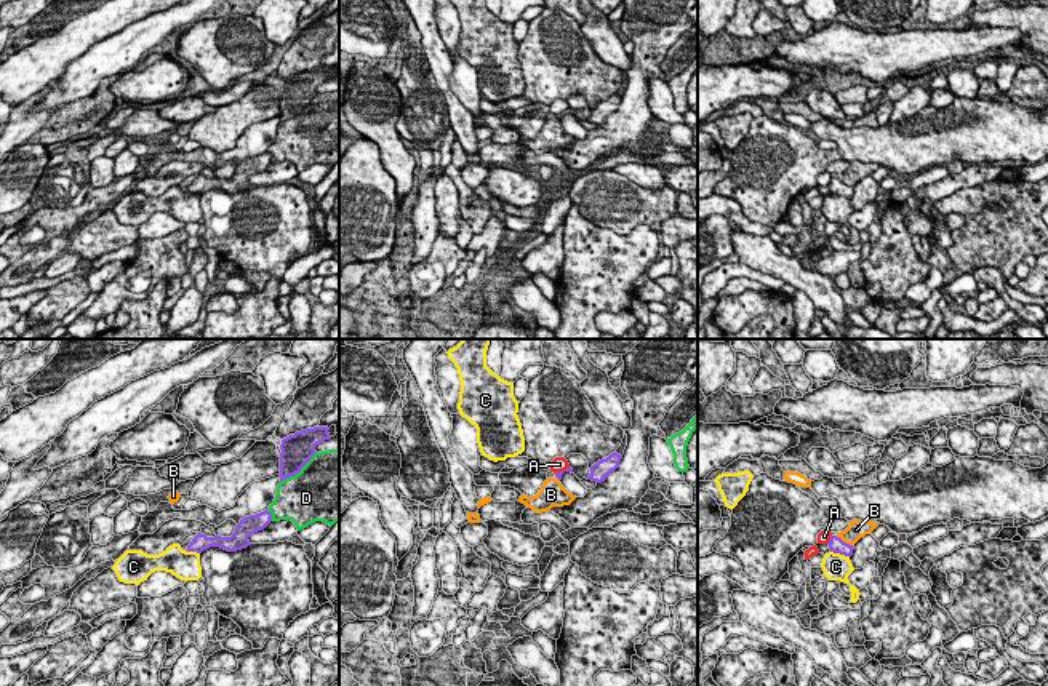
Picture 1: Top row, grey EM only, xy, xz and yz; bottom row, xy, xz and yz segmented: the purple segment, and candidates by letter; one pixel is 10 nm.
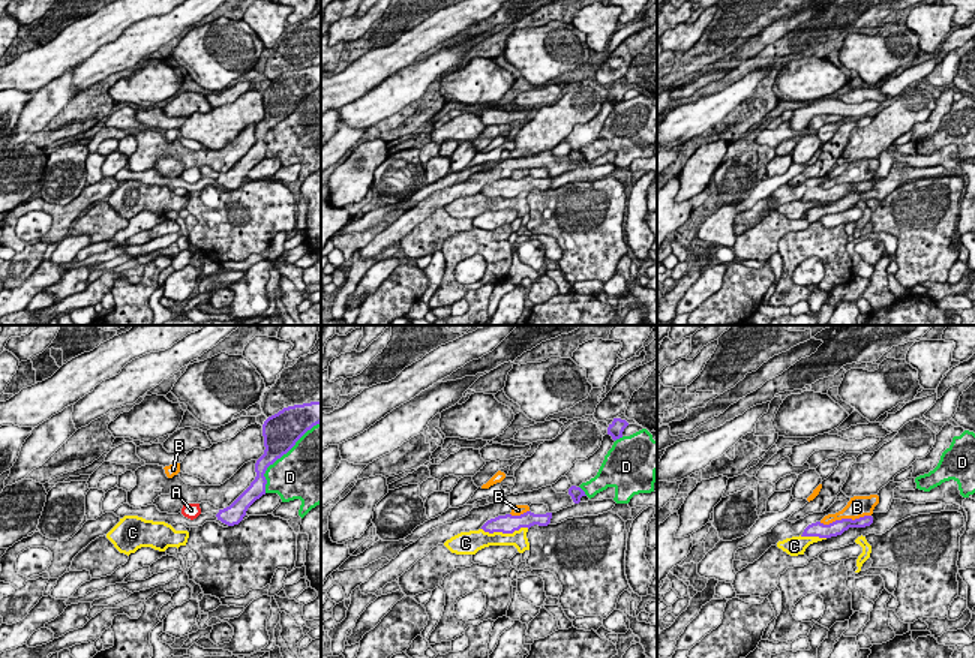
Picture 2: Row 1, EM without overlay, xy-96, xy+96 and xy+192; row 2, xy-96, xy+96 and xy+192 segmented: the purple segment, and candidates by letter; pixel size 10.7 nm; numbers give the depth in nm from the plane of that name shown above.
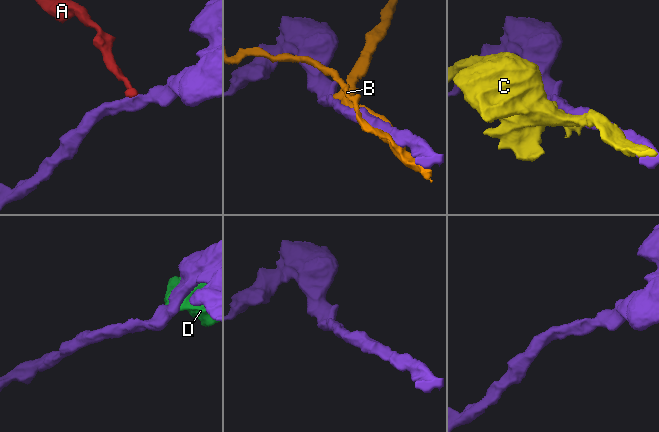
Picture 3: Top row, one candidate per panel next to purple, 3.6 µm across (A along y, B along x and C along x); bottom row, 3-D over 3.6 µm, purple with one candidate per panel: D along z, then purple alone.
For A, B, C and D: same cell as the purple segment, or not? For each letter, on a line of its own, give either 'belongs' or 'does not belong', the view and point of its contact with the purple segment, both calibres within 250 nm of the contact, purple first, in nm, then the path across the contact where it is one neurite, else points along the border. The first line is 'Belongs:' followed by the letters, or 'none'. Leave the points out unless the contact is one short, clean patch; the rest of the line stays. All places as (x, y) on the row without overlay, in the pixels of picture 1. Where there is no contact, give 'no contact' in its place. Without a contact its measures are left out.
Belongs: none
A: does not belong; meets purple in yz at (831, 181); 160 nm thick on the purple side, 130 nm on the other; border along yz (831, 176), (828, 184)
B: does not belong; meets purple in yz at (842, 183); 160 nm thick on the purple side, 190 nm on the other
C: does not belong; meets purple in yz at (840, 195); 160 nm thick on the purple side, 280 nm on the other
D: does not belong; meets purple in xy at (300, 112); 320 nm thick on the purple side, 500 nm on the other

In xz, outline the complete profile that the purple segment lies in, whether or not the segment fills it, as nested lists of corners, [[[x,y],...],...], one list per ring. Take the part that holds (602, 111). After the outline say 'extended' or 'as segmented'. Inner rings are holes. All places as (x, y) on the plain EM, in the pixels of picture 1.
[[[618,94],[610,96],[606,101],[598,102],[590,109],[587,122],[602,125],[605,120],[619,109],[622,98]]] | as segmented

